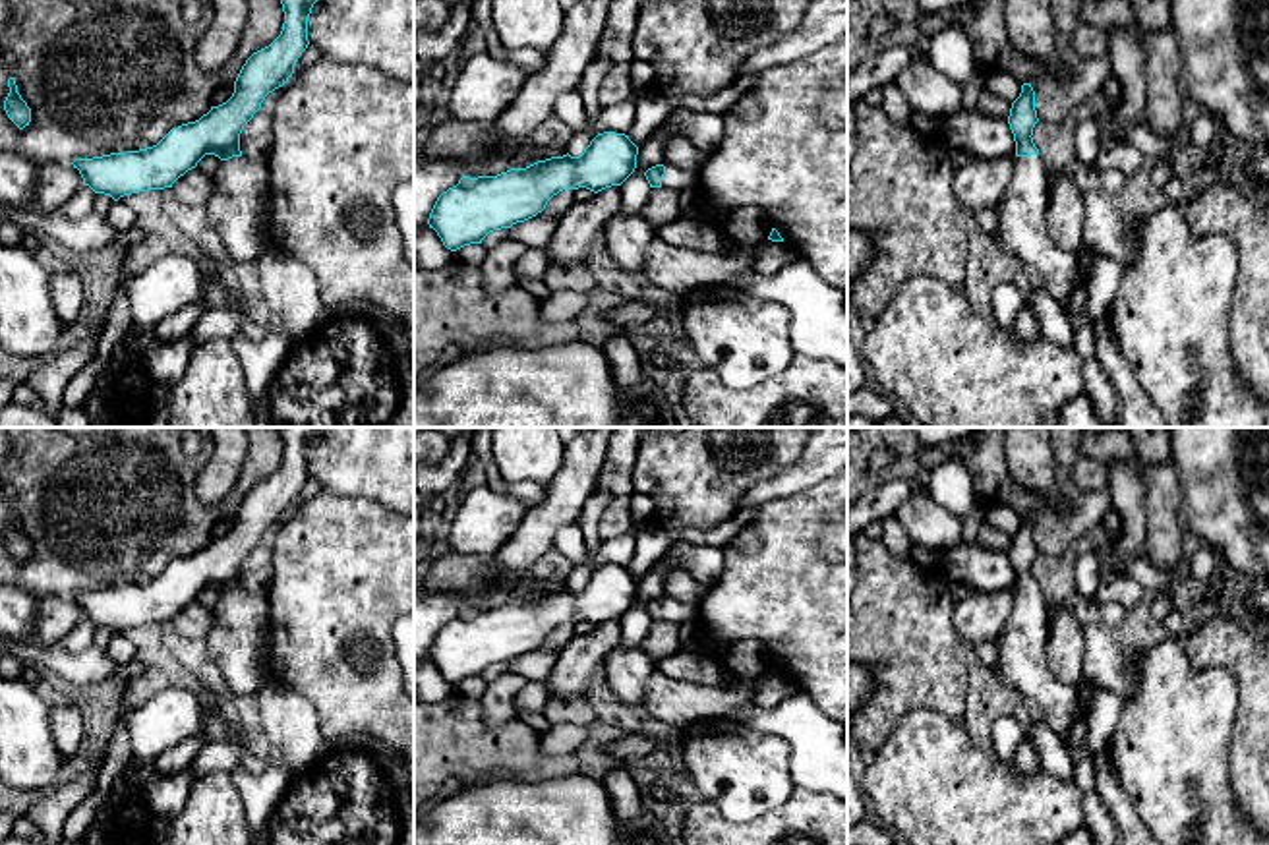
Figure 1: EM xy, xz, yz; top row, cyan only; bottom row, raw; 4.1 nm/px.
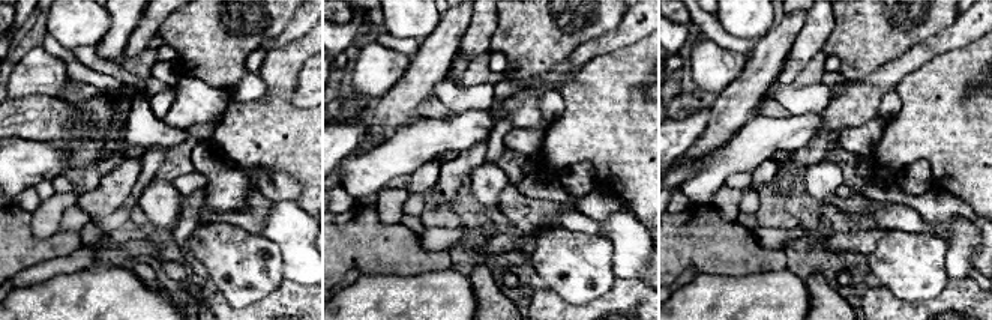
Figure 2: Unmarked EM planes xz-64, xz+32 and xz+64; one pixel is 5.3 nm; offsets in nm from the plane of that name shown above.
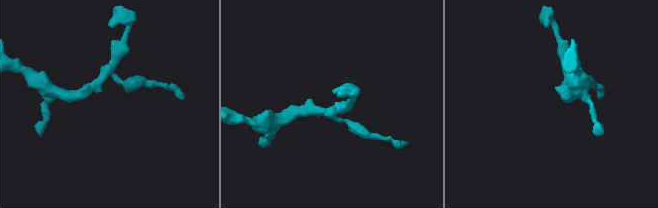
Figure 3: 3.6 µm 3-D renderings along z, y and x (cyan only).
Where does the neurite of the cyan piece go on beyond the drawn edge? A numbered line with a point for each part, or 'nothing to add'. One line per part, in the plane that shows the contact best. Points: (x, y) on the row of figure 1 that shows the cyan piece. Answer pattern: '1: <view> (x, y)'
1: xz (676, 178)

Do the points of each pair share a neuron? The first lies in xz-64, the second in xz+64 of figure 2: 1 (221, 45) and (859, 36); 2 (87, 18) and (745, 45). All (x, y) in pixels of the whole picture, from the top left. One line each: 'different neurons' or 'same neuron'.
1: same neuron
2: different neurons

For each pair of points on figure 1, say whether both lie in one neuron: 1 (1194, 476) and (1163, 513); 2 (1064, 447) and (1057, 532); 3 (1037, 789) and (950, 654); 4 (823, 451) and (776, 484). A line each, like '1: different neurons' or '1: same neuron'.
1: different neurons
2: same neuron
3: different neurons
4: same neuron

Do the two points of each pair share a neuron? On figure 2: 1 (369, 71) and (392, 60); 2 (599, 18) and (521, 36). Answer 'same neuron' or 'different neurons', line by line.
1: same neuron
2: same neuron

